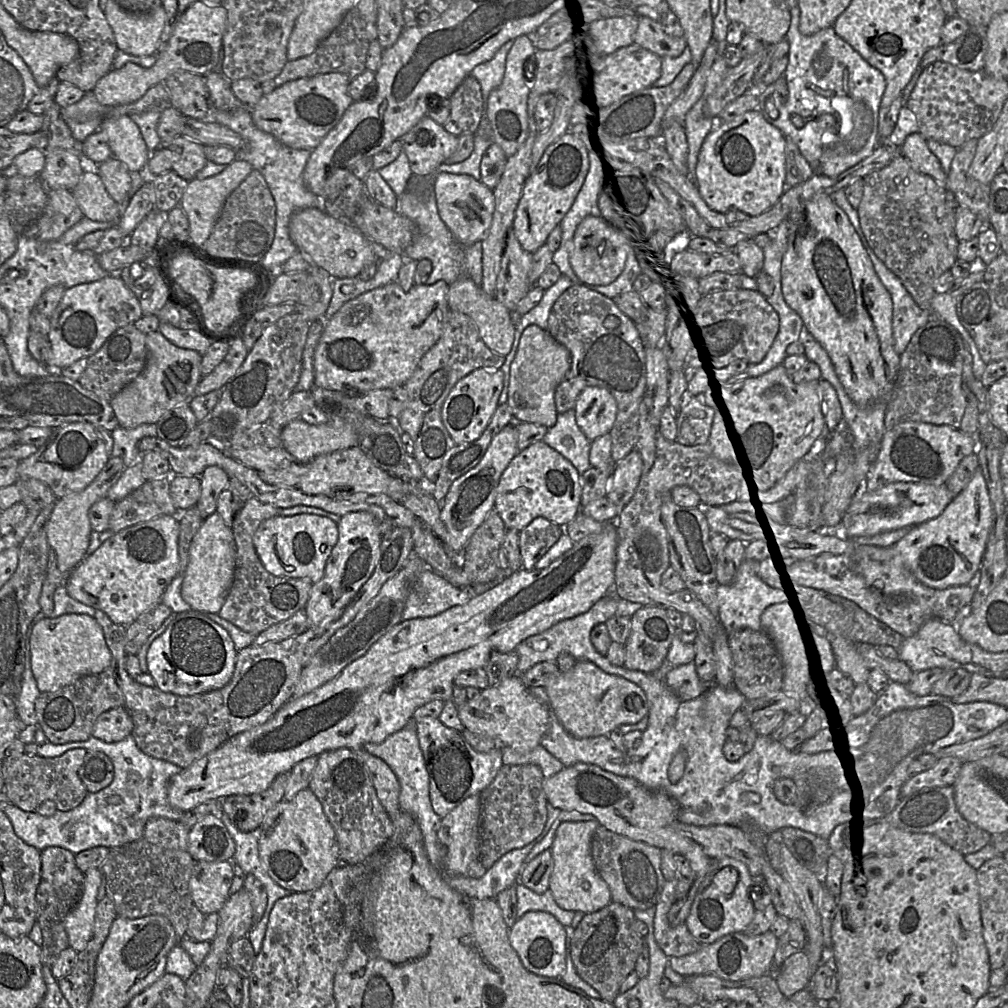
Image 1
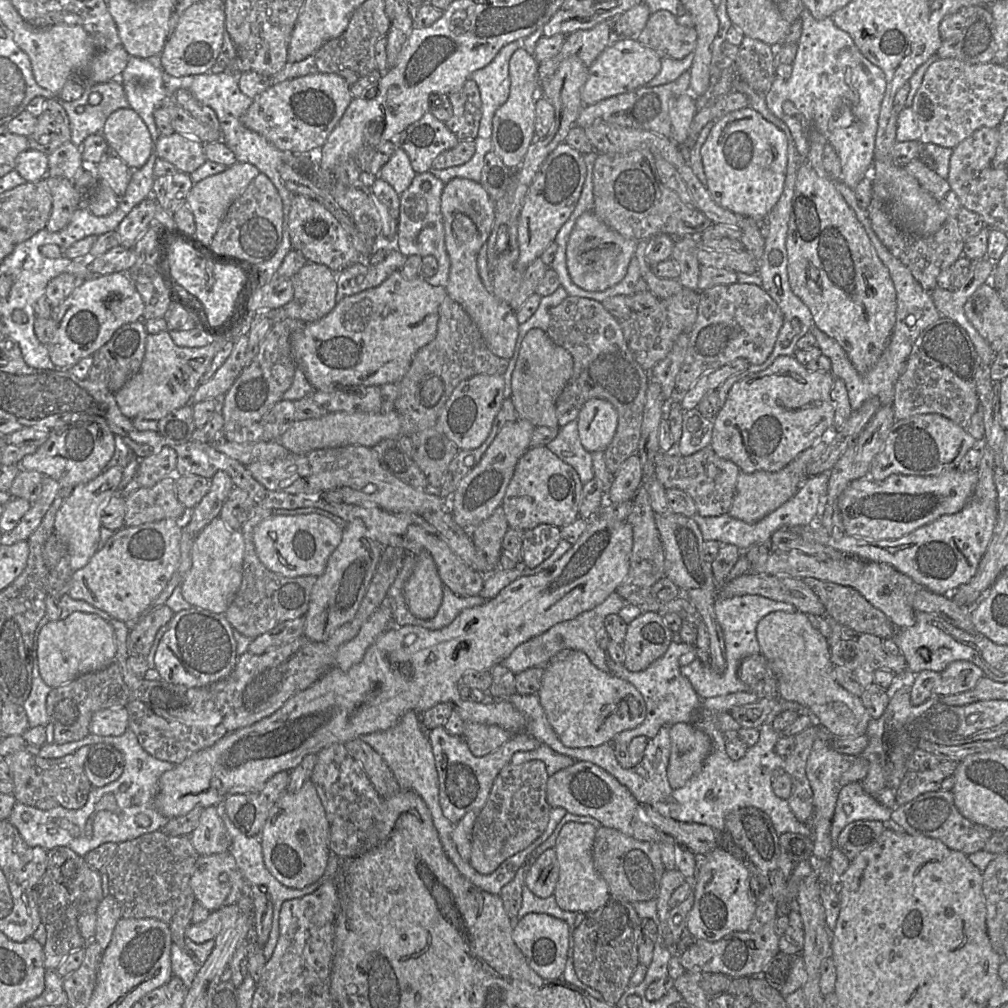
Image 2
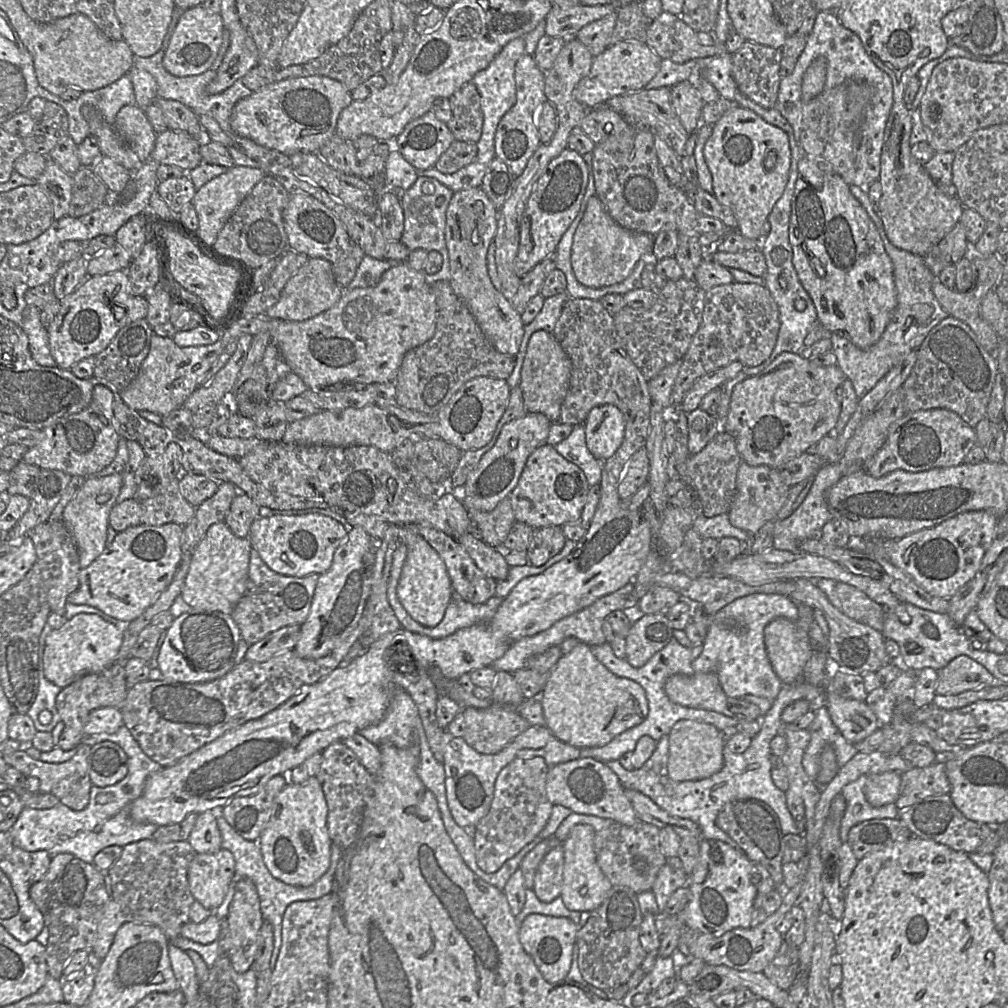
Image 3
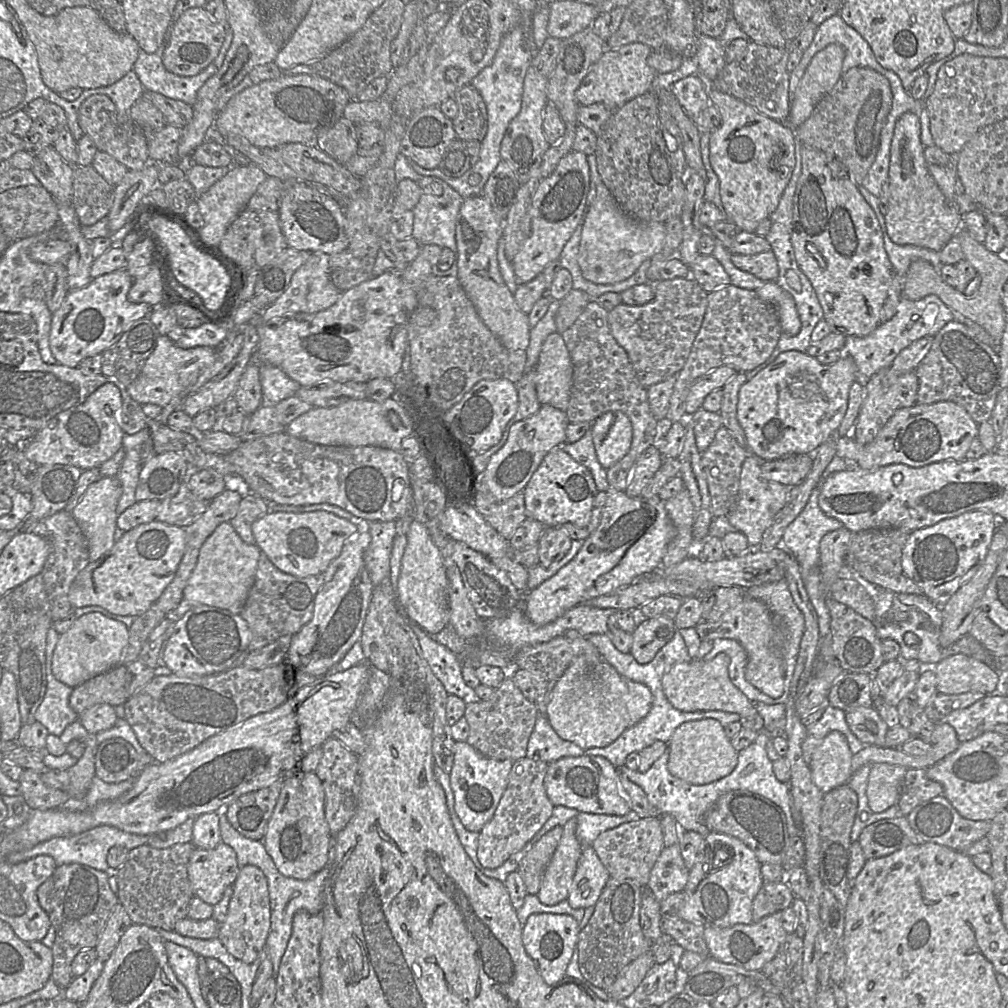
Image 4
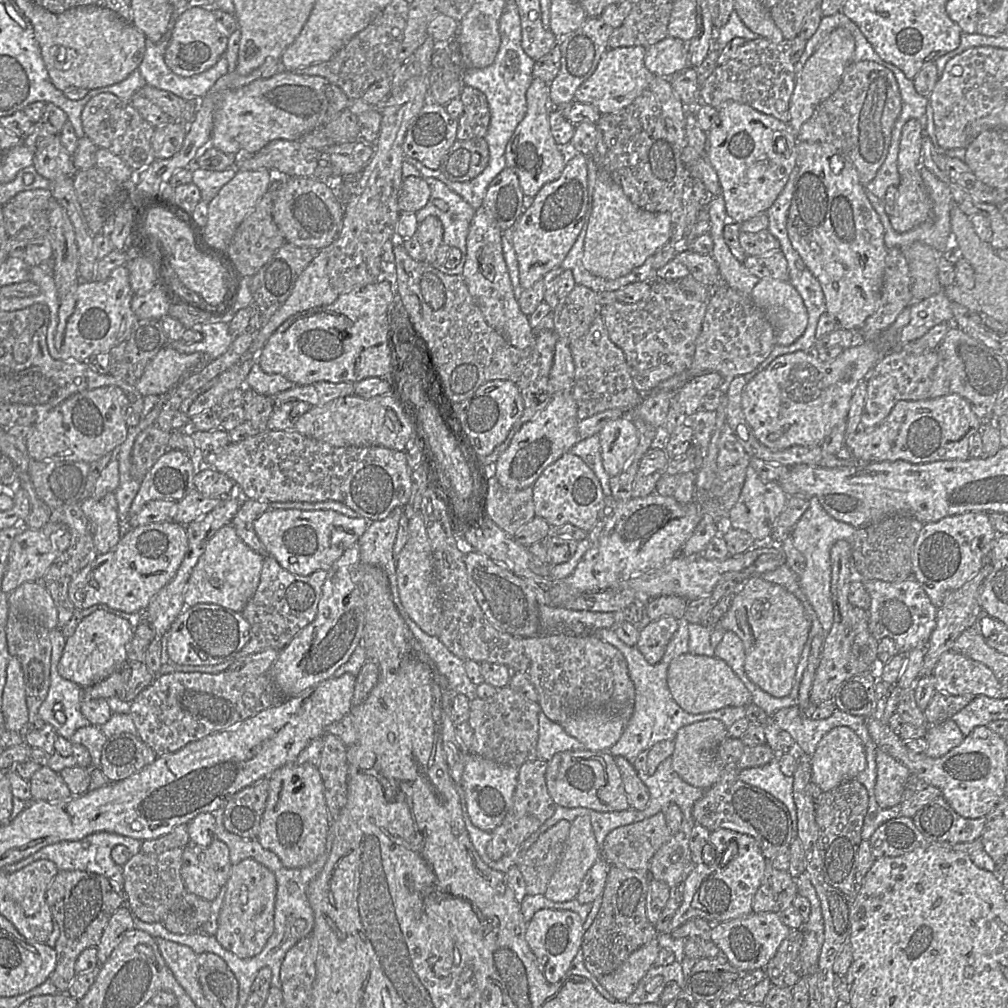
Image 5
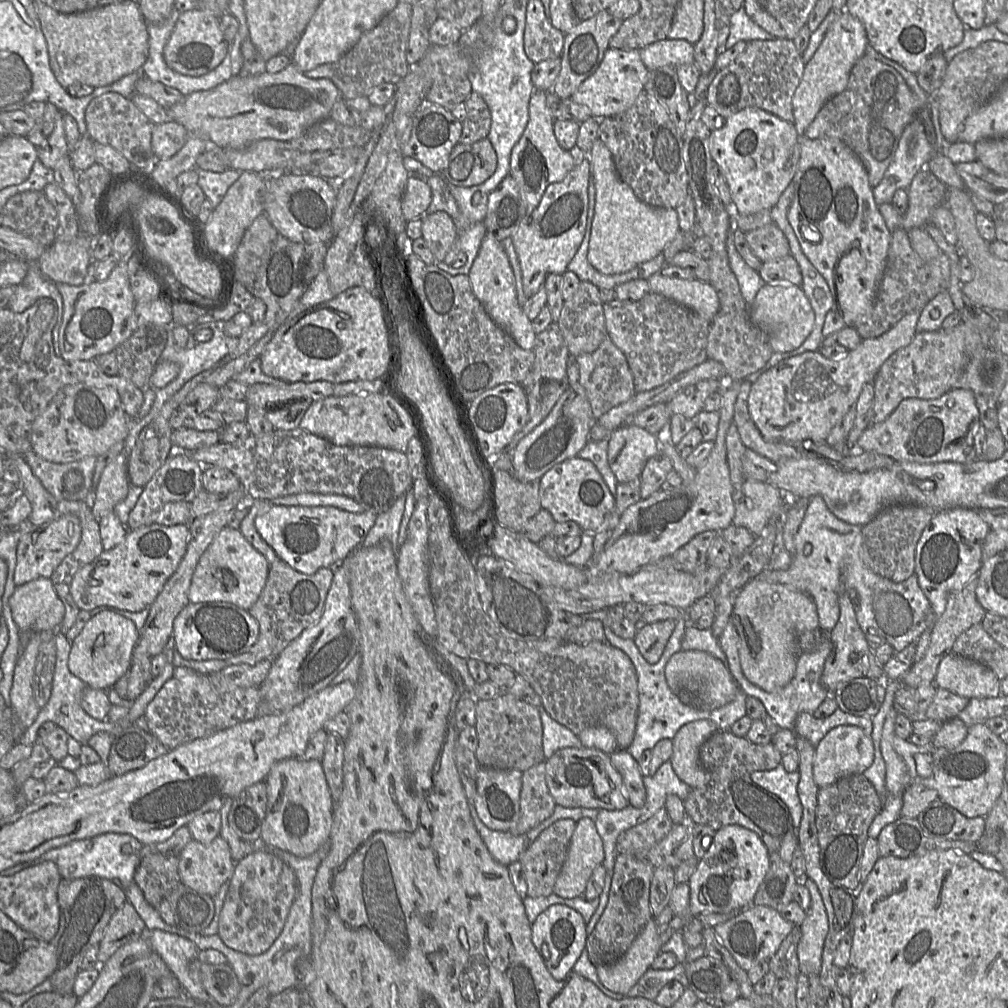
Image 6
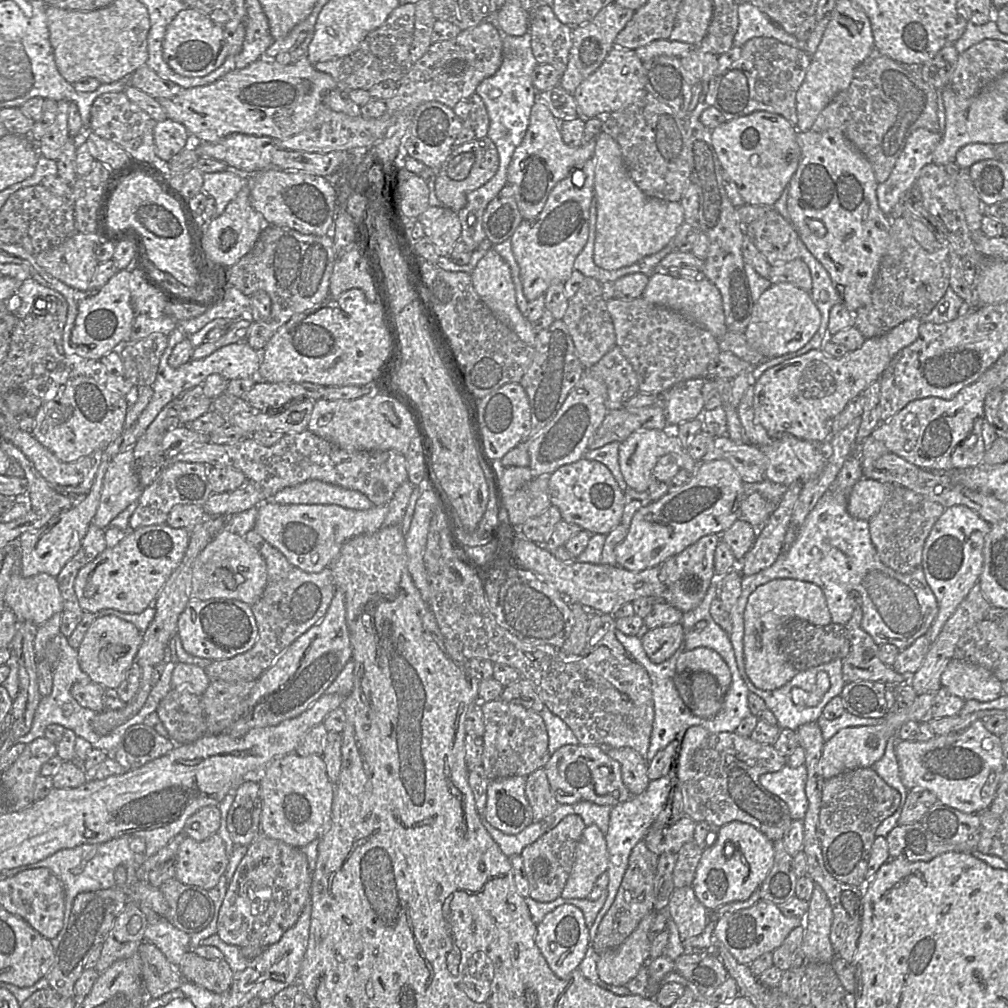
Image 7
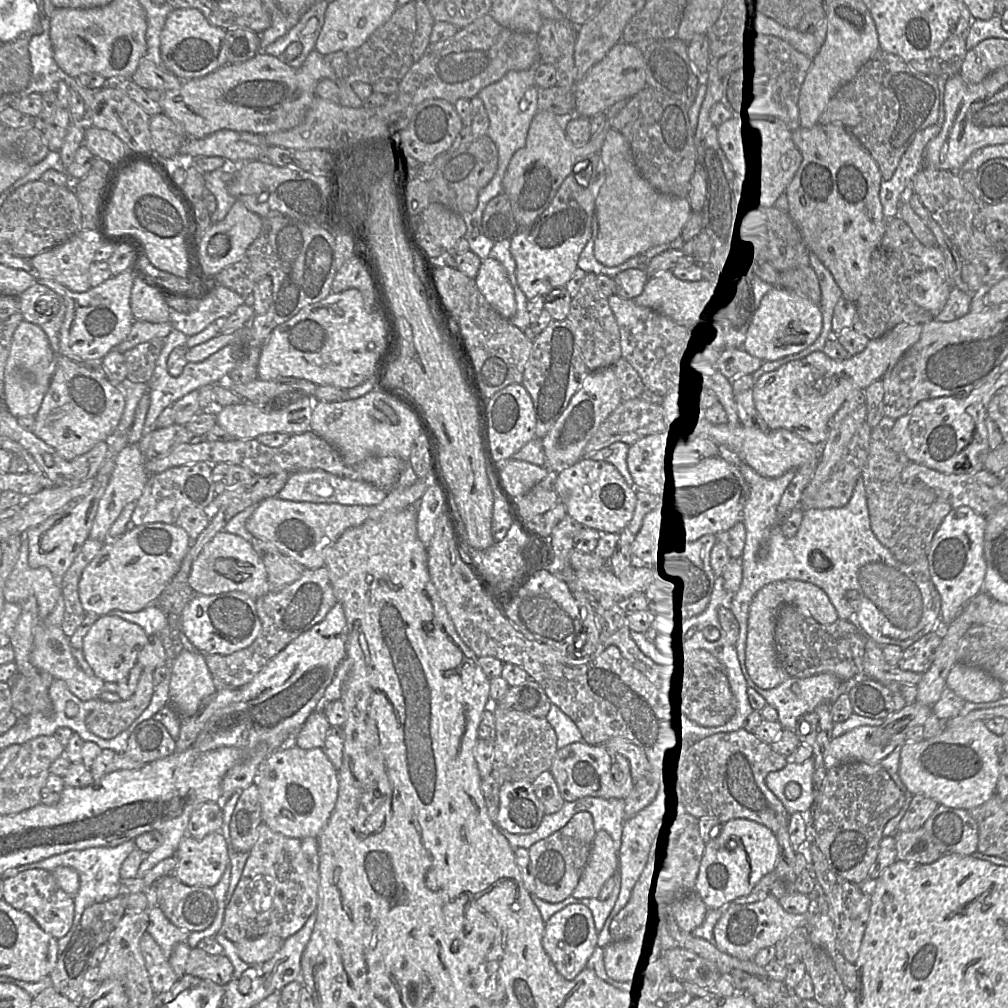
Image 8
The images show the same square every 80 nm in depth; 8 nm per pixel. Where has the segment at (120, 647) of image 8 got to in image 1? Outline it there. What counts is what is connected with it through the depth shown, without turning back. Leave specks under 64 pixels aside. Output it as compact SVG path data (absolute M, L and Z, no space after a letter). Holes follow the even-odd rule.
M70 613L41 619L32 628L29 636L29 650L31 669L40 692L55 691L82 676L98 674L111 664L111 652L105 642L102 628L94 617L87 614Z

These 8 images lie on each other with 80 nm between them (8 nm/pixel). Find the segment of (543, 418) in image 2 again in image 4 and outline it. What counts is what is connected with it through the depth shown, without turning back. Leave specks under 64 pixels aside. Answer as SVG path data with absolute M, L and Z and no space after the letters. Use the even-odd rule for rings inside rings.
M560 333L548 335L542 345L538 361L534 367L537 398L542 405L549 404L566 411L573 384L573 363Z

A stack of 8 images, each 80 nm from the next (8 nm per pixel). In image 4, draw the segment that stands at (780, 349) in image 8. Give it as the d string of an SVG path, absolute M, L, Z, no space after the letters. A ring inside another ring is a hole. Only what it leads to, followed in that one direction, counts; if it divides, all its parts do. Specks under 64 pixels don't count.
M768 281L756 290L757 295L777 309L783 333L794 336L801 329L801 321L793 296L781 288L776 282Z

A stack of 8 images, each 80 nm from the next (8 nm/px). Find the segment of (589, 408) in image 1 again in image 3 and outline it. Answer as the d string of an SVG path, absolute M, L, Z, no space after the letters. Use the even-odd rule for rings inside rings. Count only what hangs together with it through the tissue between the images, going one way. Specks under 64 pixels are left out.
M614 405L594 407L583 425L587 448L600 461L610 458L623 442L625 420Z

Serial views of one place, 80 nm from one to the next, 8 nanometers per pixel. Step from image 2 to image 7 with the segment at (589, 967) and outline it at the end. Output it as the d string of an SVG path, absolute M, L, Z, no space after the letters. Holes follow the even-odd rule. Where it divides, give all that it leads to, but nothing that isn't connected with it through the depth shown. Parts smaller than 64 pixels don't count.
M644 841L639 842L633 848L615 899L590 942L590 946L598 955L620 946L637 928L639 922L654 911L653 891L659 857L660 855L647 848Z

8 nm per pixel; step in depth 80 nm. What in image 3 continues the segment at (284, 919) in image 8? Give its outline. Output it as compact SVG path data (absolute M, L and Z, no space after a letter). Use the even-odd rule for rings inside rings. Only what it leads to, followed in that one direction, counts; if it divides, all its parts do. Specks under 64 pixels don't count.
M237 877L234 883L234 896L225 919L229 937L229 960L237 973L244 973L253 965L259 947L259 933L263 922L260 899L255 884L248 878Z

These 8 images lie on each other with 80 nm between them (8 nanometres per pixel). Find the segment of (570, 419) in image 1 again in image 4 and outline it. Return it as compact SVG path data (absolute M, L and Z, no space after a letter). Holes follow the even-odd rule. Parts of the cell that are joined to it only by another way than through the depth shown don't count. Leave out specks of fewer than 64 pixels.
M591 429L578 441L564 443L561 448L591 472L598 491L606 492L609 489L607 469L600 464L597 458Z

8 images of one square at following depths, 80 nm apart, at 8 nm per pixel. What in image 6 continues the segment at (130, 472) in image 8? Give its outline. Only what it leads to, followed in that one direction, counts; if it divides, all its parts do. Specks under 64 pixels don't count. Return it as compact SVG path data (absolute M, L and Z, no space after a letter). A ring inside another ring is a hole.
M119 454L102 471L95 490L92 513L99 521L123 501L129 491L130 481L127 474L127 455Z

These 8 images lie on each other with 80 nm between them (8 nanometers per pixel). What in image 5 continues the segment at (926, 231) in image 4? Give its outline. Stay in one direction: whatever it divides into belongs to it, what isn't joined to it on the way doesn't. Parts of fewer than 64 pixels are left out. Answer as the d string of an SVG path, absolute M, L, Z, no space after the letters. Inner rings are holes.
M909 119L903 126L897 167L900 181L897 187L898 195L891 210L889 220L897 233L907 232L931 217L932 203L920 174L922 148L922 128L918 119Z

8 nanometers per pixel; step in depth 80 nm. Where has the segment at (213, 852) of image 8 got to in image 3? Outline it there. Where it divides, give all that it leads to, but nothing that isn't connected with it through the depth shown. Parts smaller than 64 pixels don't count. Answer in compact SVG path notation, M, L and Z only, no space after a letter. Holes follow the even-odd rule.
M224 848L215 853L197 853L189 864L187 877L189 889L195 900L214 912L223 902L229 887L234 888L237 879L234 856Z

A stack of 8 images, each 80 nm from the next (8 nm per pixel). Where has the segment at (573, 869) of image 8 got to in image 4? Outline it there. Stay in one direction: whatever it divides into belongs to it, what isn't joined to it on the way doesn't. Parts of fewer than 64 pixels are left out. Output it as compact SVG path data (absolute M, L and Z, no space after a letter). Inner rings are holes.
M556 826L542 836L520 862L520 872L527 893L539 892L543 874L563 835L563 826Z

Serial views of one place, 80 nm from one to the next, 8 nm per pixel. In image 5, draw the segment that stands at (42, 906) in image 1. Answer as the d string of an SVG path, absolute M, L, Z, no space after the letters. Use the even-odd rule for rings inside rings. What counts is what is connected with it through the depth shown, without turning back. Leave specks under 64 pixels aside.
M59 870L47 889L46 901L60 929L55 945L57 964L50 980L60 993L66 993L76 977L75 963L78 956L84 949L98 945L109 919L118 908L124 905L124 897L113 881L103 875L80 870Z

